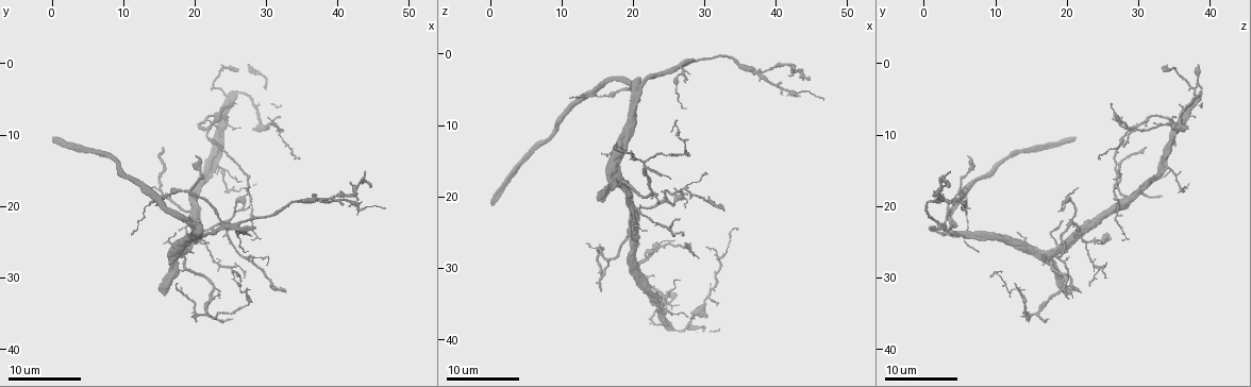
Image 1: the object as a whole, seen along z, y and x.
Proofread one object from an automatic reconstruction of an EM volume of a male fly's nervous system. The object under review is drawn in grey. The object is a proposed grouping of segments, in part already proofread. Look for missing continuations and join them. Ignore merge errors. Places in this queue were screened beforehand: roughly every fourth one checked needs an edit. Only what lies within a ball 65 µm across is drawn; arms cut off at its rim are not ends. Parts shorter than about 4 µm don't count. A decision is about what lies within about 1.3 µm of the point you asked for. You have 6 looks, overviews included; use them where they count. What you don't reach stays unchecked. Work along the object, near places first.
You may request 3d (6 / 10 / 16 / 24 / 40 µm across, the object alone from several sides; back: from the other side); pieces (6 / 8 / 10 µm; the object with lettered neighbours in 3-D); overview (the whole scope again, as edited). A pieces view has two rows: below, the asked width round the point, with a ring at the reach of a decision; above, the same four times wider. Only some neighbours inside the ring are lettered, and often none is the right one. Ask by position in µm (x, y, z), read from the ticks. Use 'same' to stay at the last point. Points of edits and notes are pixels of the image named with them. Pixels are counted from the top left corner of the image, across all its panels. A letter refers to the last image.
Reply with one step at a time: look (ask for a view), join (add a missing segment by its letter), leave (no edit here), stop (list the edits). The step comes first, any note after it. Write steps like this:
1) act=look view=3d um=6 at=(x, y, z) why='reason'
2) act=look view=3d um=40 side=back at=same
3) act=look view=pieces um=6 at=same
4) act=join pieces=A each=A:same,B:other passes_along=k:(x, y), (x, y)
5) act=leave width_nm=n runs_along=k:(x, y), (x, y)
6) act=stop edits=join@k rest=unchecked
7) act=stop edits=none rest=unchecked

act=look view=pieces um=10 at=(25.0, 29.0, 11.0) why='tapers out'

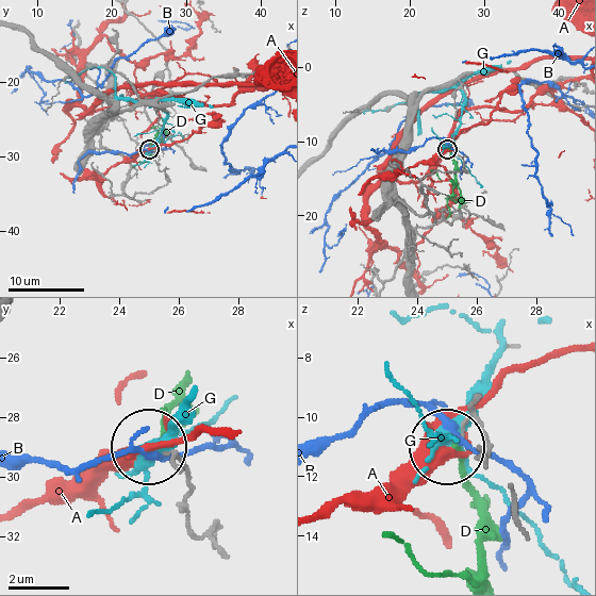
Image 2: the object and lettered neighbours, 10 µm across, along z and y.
act=leave each=A:other,B:other,D:other,G:other found='none of them fits'

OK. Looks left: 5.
act=look view=pieces um=8 at=(15.5, 12.0, 31.0) why='thin end'

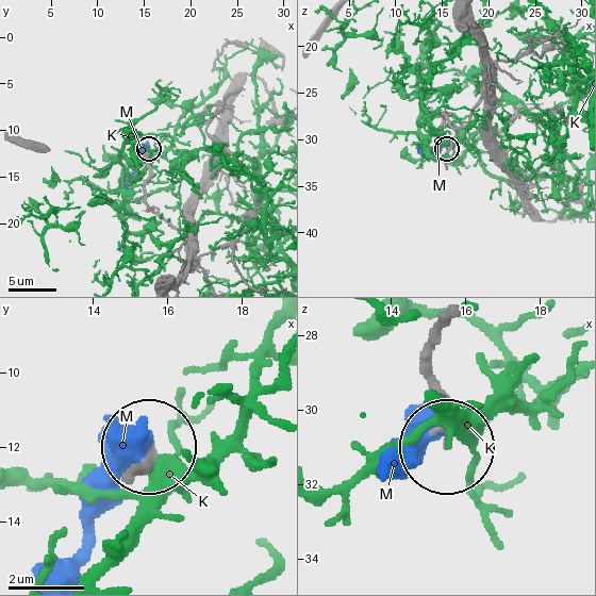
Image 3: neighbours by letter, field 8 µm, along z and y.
act=leave each=K:other,M:other found='no lettered segment goes on from it'

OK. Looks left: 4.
act=look view=pieces um=8 at=(28.0, 23.0, 0.5)

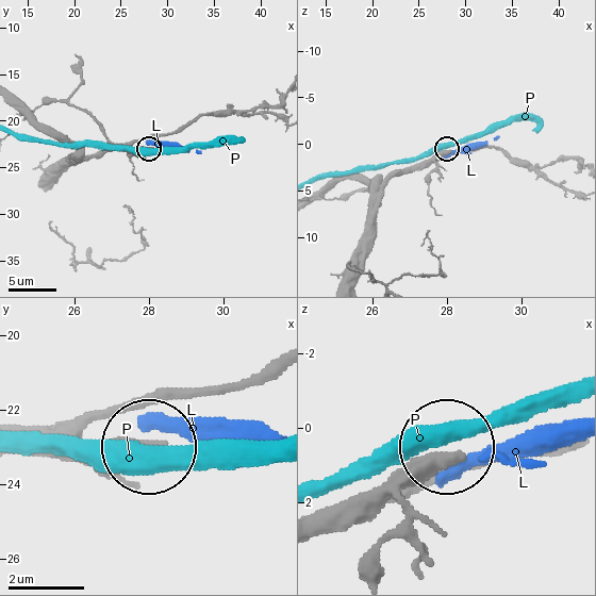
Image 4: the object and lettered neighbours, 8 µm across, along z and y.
act=leave width_nm=350 each=L:other,P:other runs_along=4:(359, 262), (371, 196), (393, 176), (421, 169), (445, 152) found='no lettered segment goes on from it'

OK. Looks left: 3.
act=stop edits=none rest=unchecked

